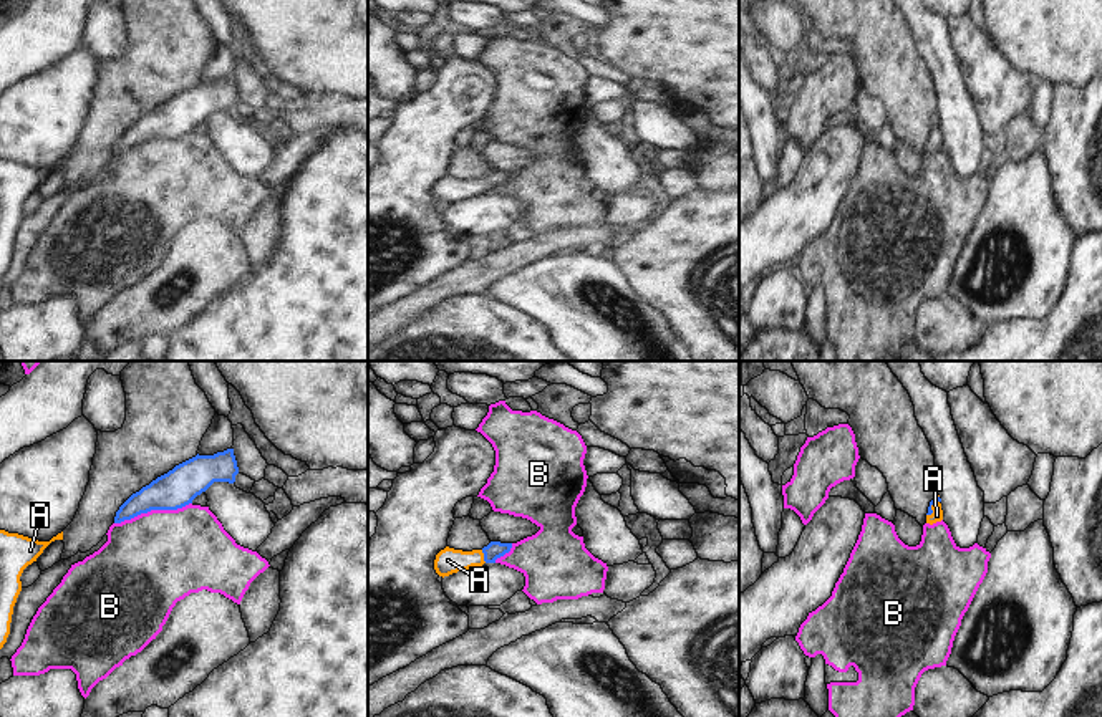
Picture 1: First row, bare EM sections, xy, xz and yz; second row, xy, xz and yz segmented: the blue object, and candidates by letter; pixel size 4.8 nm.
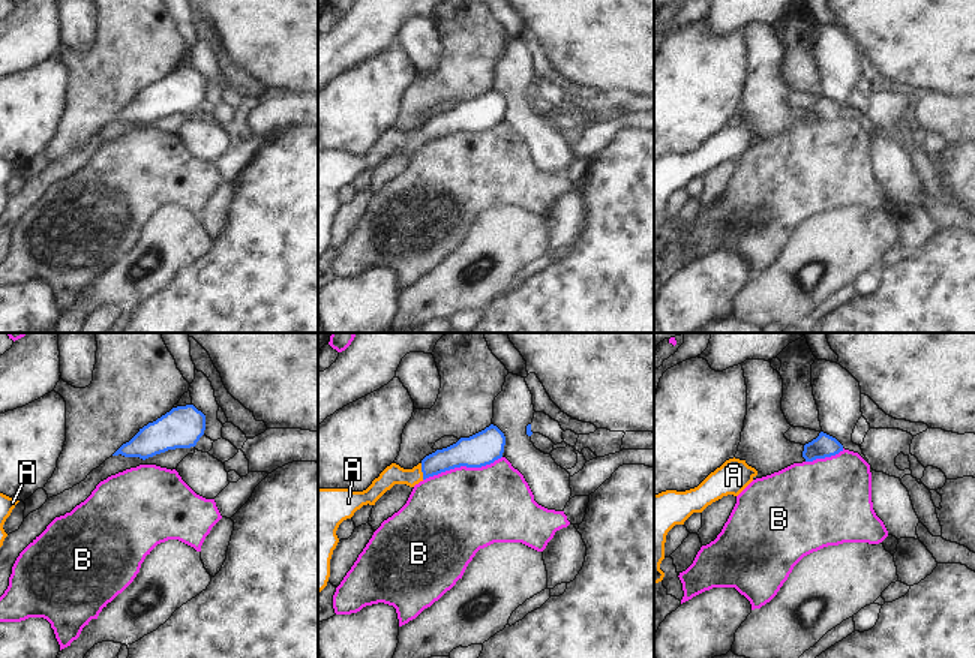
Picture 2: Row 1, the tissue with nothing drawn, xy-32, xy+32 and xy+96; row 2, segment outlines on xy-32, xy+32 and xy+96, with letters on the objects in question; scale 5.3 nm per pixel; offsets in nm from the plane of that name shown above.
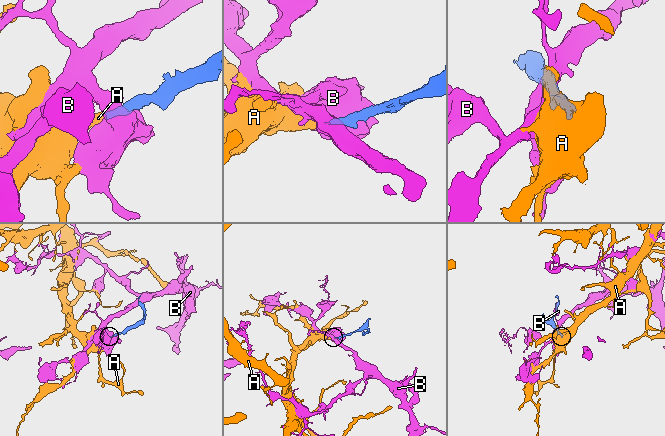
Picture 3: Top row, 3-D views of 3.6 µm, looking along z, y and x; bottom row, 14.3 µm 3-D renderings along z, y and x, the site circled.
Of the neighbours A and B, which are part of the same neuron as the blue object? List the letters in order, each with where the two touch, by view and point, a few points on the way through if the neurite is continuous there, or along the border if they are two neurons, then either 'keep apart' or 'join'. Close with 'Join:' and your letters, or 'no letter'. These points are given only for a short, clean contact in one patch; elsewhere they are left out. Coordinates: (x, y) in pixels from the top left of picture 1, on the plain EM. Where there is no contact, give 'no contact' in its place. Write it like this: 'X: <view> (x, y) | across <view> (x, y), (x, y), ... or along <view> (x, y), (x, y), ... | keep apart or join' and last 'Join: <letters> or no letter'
A: xz (484, 186) | across xz (494, 179), (484, 186), (448, 189) | join
B: xy (153, 138) | along xy (191, 131), (176, 138), (151, 138), (115, 153) | keep apart
Join: A

